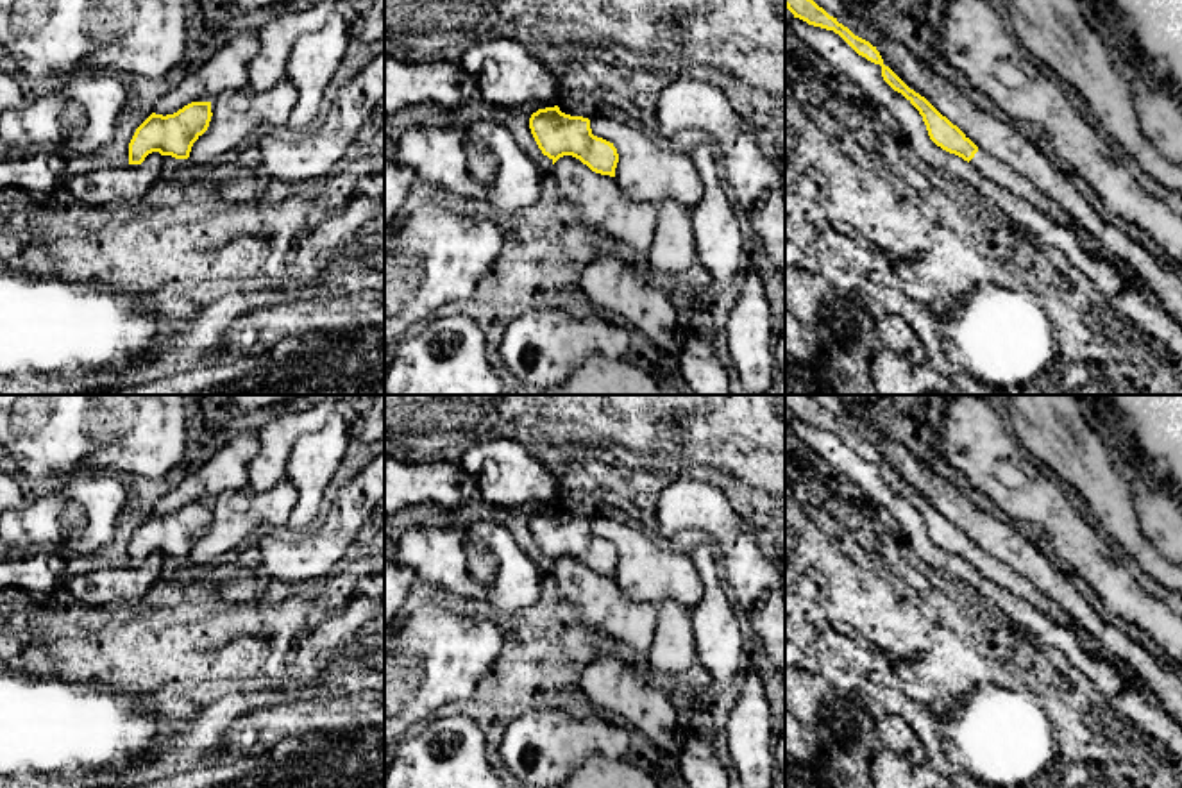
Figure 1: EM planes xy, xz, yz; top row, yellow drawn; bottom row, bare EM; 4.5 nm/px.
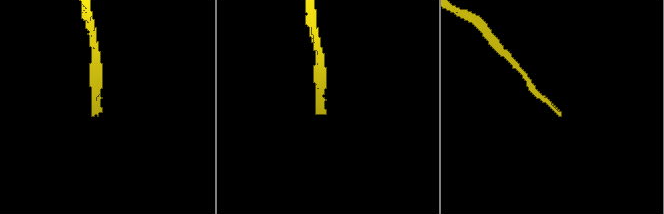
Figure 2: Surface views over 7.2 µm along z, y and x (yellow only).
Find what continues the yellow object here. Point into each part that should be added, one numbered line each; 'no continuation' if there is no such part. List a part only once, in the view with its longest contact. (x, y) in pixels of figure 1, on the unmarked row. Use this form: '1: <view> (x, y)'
1: yz (989, 567)

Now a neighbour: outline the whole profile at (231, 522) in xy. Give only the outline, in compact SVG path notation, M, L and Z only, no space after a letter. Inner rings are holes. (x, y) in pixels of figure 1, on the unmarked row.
M288 475L268 491L224 491L211 502L207 531L193 543L188 561L207 566L241 545L256 531L283 525L290 520L297 490Z

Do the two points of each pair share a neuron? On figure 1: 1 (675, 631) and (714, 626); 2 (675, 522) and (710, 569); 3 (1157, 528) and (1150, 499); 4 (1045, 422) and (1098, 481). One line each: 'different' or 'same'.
1: different
2: different
3: same
4: same

